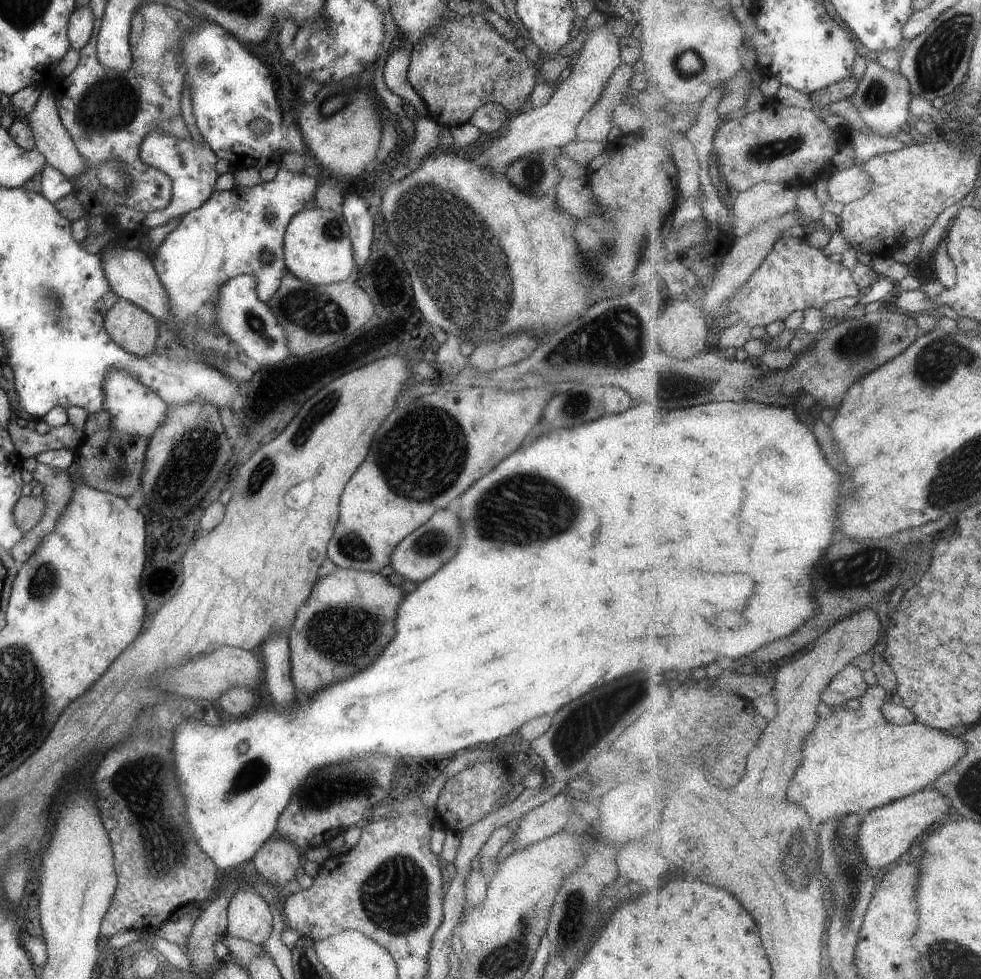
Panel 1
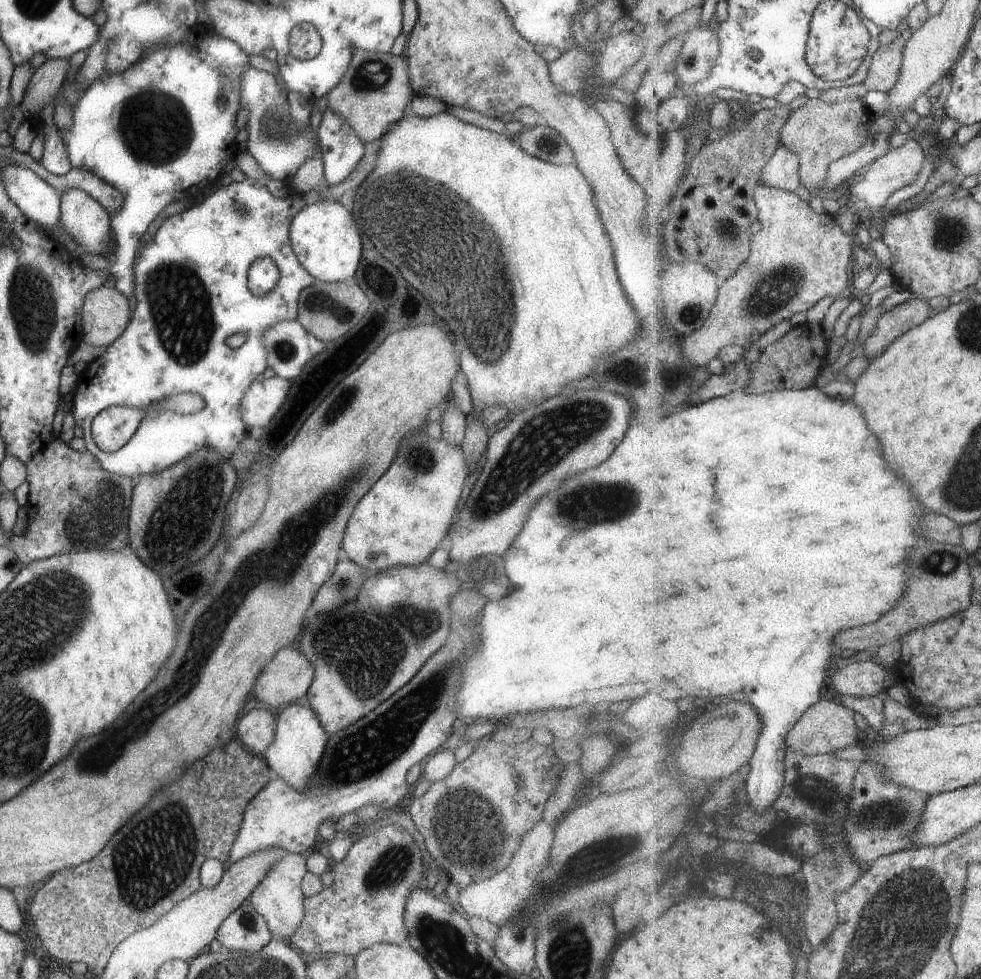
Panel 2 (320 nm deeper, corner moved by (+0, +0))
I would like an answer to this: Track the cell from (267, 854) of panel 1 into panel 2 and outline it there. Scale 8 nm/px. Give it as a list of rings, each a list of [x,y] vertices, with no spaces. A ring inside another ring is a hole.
[[[287,853],[275,863],[266,875],[257,883],[249,897],[250,905],[264,919],[273,939],[288,943],[288,938],[299,924],[304,913],[304,896],[301,890],[301,878],[306,871],[306,854]]]

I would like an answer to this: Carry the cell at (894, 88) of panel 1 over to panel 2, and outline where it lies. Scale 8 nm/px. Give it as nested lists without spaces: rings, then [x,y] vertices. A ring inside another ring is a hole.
[[[896,41],[881,45],[870,64],[870,74],[864,82],[868,91],[890,93],[899,82],[904,61],[901,44]]]

